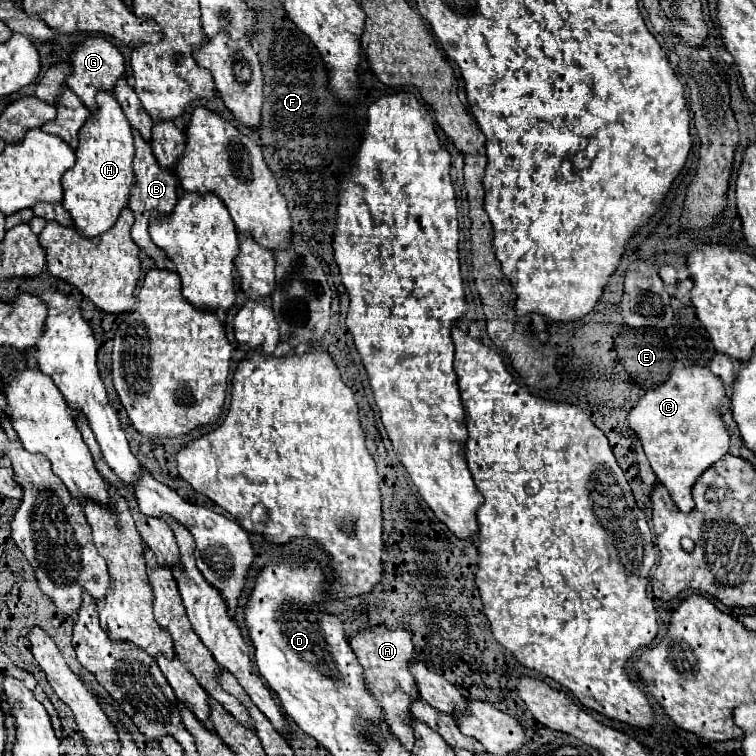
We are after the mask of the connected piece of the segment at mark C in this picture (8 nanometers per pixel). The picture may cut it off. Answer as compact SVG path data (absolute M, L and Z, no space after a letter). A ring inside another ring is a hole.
M693 364L681 370L671 370L669 380L647 390L627 416L629 428L643 442L643 450L657 480L667 486L681 512L689 512L695 506L691 498L693 480L729 452L729 434L717 412L723 408L723 398L725 386L721 378L709 368Z

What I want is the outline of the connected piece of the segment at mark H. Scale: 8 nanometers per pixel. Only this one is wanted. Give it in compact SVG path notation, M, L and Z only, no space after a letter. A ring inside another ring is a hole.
M99 90L97 112L93 112L79 130L77 162L63 174L63 206L73 218L73 224L85 236L103 234L113 220L119 218L121 208L129 202L129 188L135 182L133 176L133 134L131 124L125 118L121 104L109 90Z

